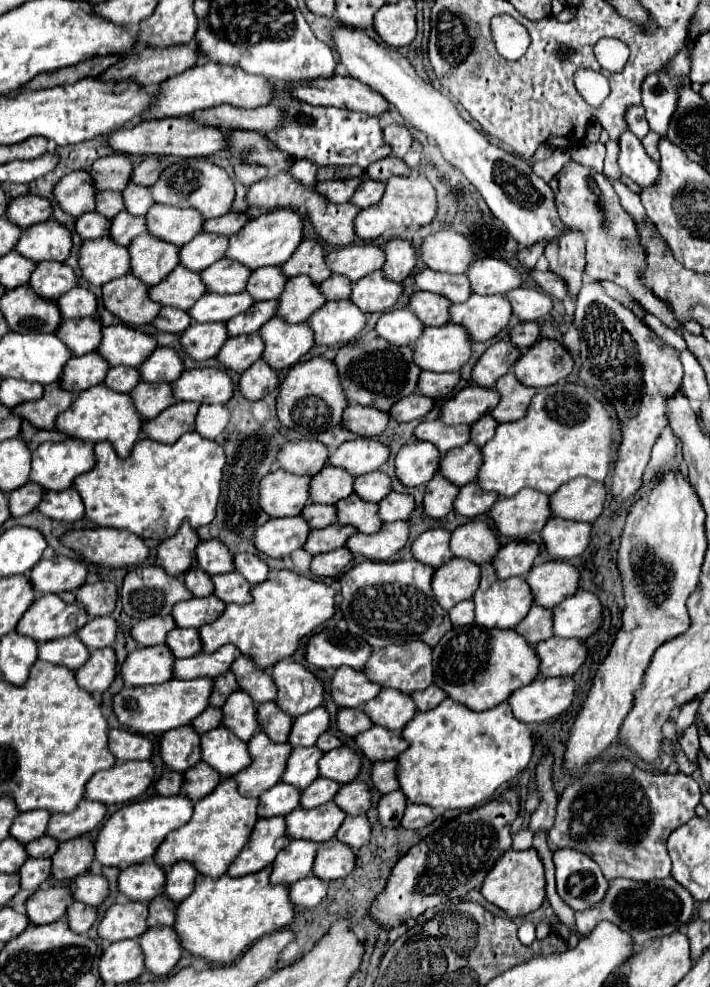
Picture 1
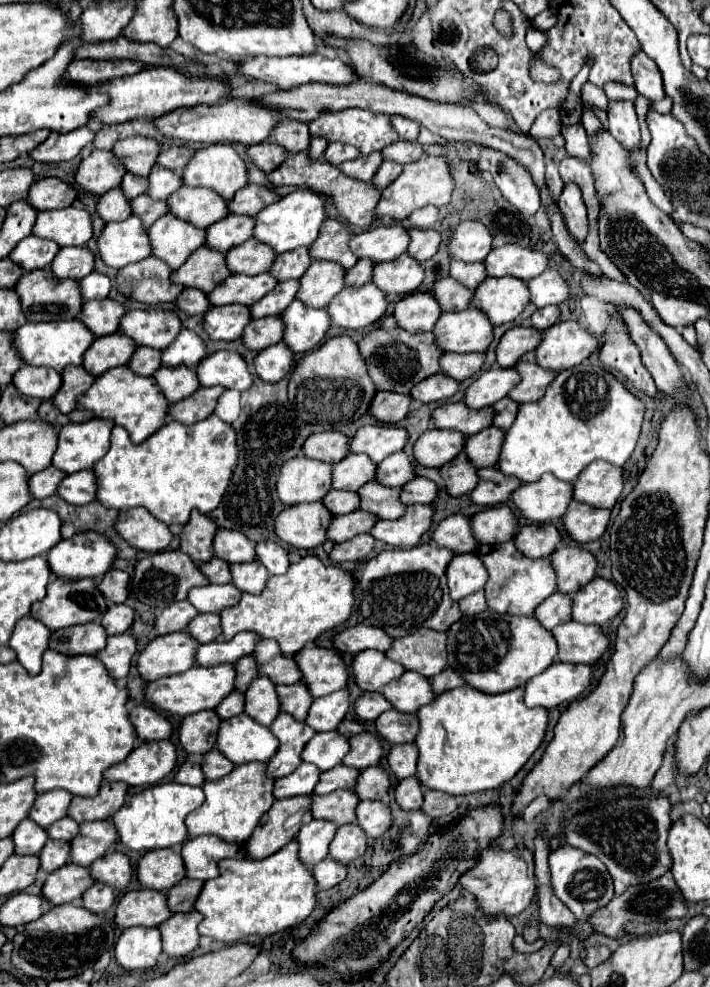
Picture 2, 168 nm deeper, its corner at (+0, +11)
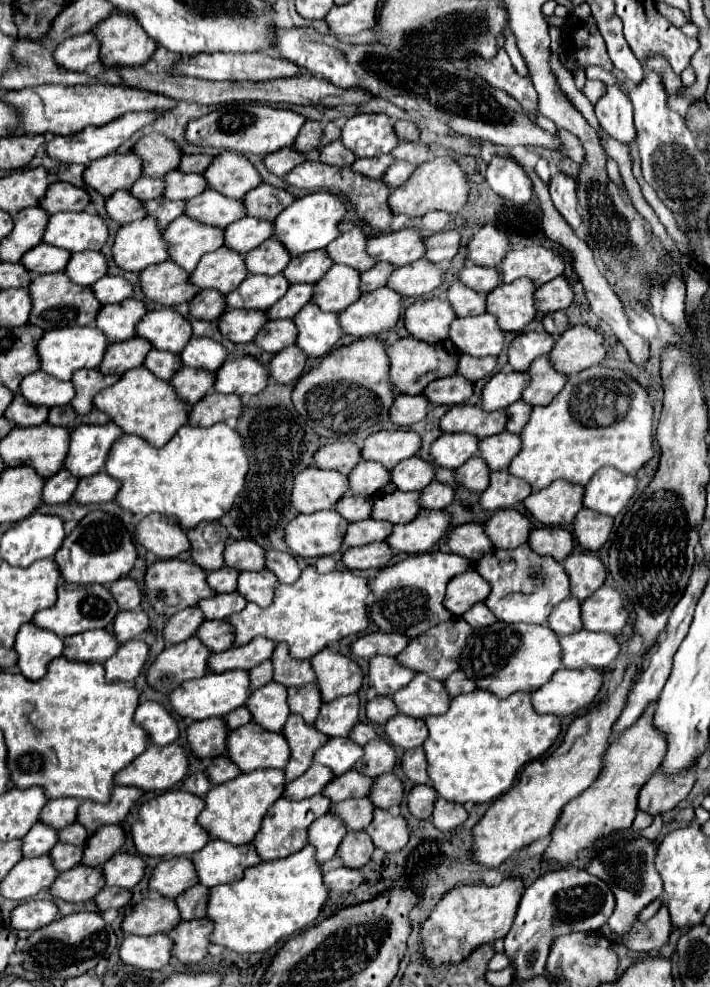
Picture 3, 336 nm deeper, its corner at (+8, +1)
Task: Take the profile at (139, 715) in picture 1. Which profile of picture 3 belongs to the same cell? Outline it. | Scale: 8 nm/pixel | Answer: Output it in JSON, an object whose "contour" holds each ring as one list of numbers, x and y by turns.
{"contour":[[234,669,228,673,206,673,200,679,192,679,192,681,184,681,184,685,180,685,180,689,174,689,168,695,168,701,172,705,172,709,176,711,176,715,180,715,182,719,208,719,208,717,224,717,226,713,234,711,236,707,242,707,246,703,250,695,248,689,248,671,242,669]]}

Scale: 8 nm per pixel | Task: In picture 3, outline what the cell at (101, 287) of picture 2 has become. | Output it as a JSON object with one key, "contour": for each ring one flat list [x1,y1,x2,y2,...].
{"contour":[[102,277,92,287,94,297,104,303,118,303,122,299,128,299,132,295,132,285,124,277]]}

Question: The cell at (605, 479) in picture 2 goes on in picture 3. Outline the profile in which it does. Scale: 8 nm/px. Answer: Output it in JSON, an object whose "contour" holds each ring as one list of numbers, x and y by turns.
{"contour":[[612,467,596,471,596,477,584,487,584,507,604,513,608,517,618,515,630,497,636,493,636,477,620,473]]}

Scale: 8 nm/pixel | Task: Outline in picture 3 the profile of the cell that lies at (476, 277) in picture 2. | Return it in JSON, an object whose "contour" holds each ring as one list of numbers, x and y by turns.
{"contour":[[464,267,458,271,458,281,470,285,478,293,488,293,500,285,500,273,496,267]]}

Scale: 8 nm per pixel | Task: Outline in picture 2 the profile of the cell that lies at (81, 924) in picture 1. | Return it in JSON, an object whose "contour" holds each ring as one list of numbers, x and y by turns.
{"contour":[[96,883,84,893,84,907,90,909,92,913,108,911,114,905,114,901,116,901,114,887,108,887,104,883]]}

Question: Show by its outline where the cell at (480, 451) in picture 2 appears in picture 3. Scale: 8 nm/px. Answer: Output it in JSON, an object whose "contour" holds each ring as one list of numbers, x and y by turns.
{"contour":[[502,431,498,435,486,437,478,443,480,457,486,461,490,471,506,469,512,457,520,451,520,437,508,431]]}

